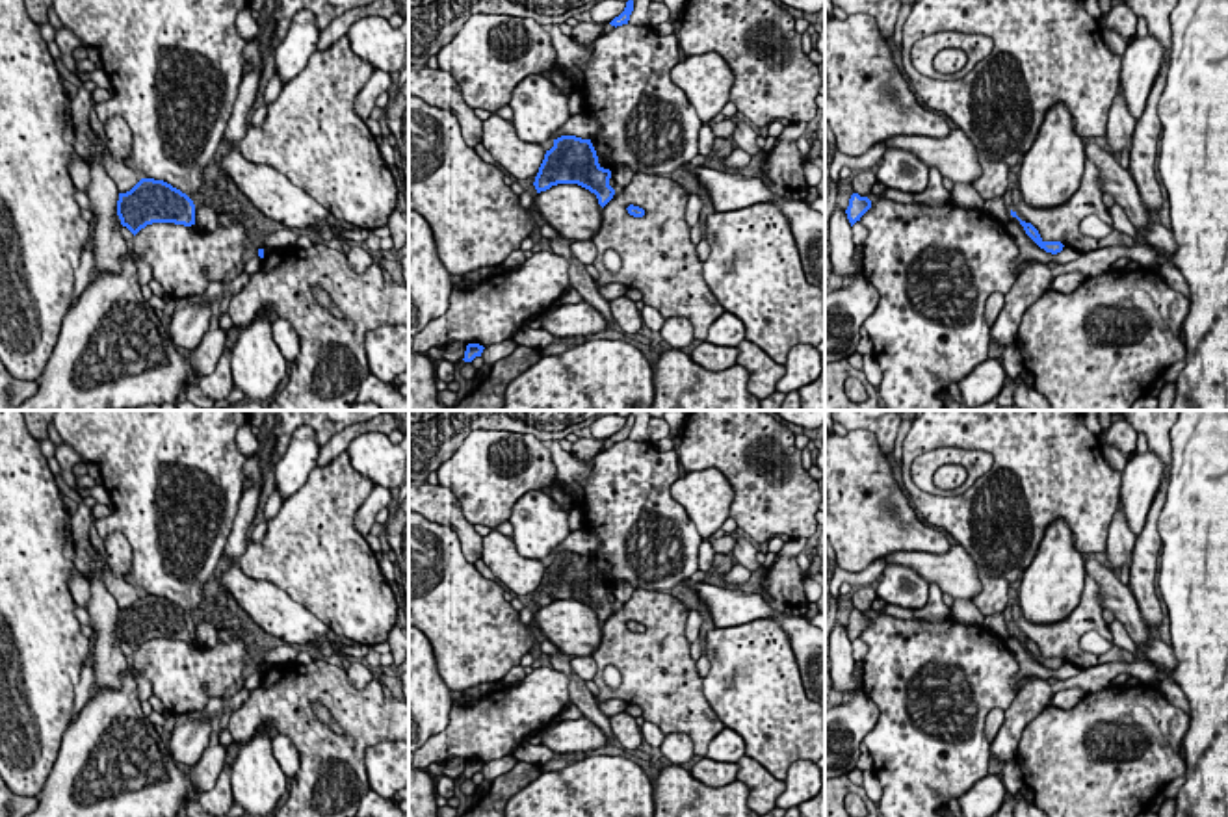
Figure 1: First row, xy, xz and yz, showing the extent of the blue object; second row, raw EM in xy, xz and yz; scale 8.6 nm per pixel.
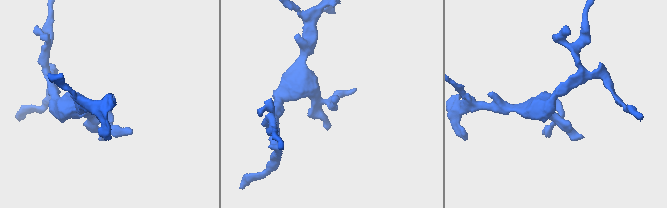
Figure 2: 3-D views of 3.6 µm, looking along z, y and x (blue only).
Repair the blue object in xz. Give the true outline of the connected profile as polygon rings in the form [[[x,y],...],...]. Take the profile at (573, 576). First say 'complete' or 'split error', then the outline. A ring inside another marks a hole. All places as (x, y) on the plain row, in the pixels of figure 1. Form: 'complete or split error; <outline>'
complete; [[[561,551],[546,566],[533,602],[541,609],[557,600],[578,600],[594,609],[604,624],[615,611],[609,594],[611,587],[598,579],[591,555]]]

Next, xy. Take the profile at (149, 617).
complete; [[[141,594],[130,607],[119,609],[117,631],[136,652],[152,639],[195,641],[195,620],[163,596]]]

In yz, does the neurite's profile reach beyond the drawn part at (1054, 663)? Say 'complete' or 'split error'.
complete

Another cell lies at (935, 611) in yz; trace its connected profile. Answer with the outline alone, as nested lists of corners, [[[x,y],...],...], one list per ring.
[[[931,583],[931,594],[927,605],[918,611],[907,611],[895,605],[888,605],[882,611],[869,611],[868,615],[875,618],[877,615],[890,615],[901,620],[927,620],[927,622],[942,622],[951,618],[949,607],[942,600],[942,590],[936,583]]]

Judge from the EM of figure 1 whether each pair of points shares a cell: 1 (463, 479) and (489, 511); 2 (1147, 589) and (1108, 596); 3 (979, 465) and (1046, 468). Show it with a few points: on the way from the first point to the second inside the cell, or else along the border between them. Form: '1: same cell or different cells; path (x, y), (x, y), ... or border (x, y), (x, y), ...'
1: same cell; path (470, 487), (487, 504)
2: different cells; border (1126, 585), (1150, 632)
3: different cells; border (989, 452), (992, 457), (991, 466), (961, 494)

